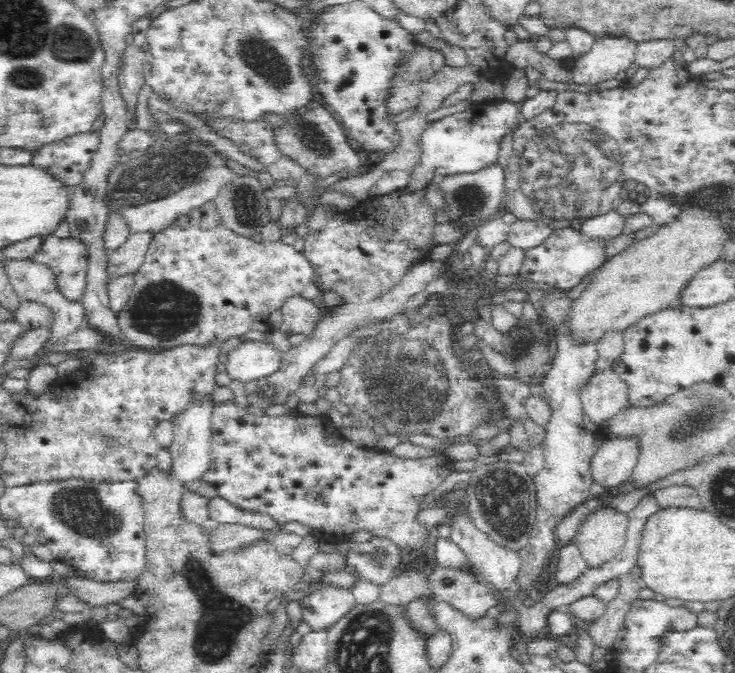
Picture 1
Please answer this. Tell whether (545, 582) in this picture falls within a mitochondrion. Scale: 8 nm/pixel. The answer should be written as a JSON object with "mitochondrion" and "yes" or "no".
{"mitochondrion":"no"}

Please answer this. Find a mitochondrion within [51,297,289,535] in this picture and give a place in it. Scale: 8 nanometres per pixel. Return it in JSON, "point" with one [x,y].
{"point":[115,445]}

